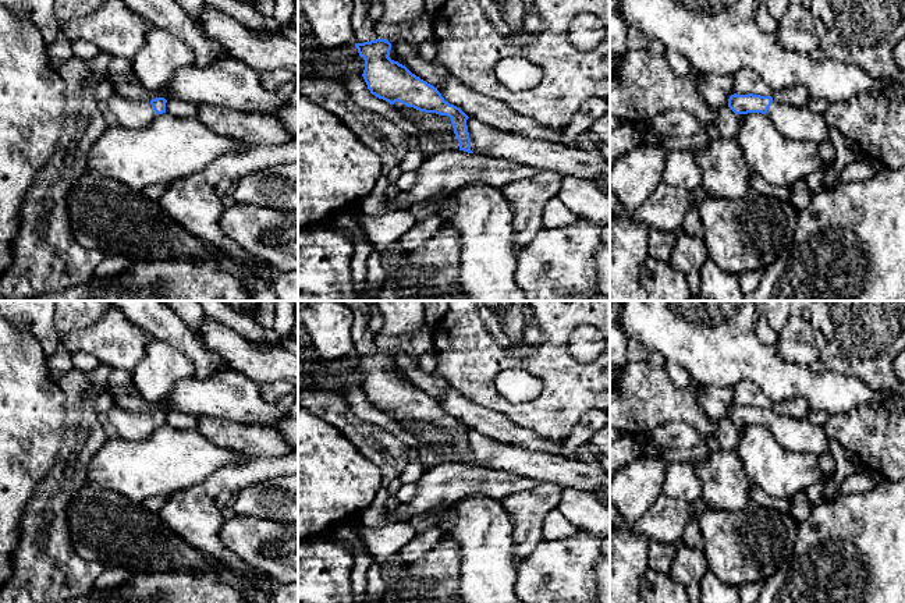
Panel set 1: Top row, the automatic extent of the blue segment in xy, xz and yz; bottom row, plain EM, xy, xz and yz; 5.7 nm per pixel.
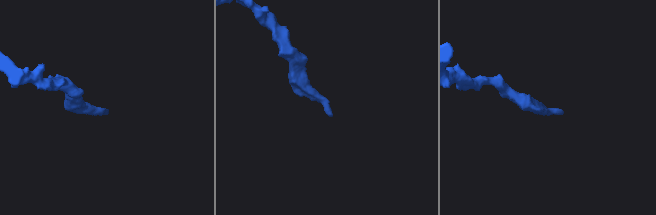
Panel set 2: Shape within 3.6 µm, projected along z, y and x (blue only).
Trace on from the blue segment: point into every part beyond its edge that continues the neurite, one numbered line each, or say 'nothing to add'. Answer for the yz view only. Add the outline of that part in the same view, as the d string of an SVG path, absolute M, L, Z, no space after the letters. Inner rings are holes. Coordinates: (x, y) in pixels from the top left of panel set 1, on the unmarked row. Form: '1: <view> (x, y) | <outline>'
1: yz (801, 435) | M773 411L764 428L791 451L813 453L817 457L830 451L830 439L823 425L813 423L808 418L791 418Z

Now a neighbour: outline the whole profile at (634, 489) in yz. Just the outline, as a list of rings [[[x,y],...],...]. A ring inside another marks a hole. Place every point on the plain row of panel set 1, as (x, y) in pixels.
[[[639,457],[610,479],[610,503],[632,528],[663,496],[667,462]]]

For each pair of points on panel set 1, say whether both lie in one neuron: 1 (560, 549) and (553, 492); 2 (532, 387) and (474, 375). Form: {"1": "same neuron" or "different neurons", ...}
{"1": "different neurons", "2": "different neurons"}

